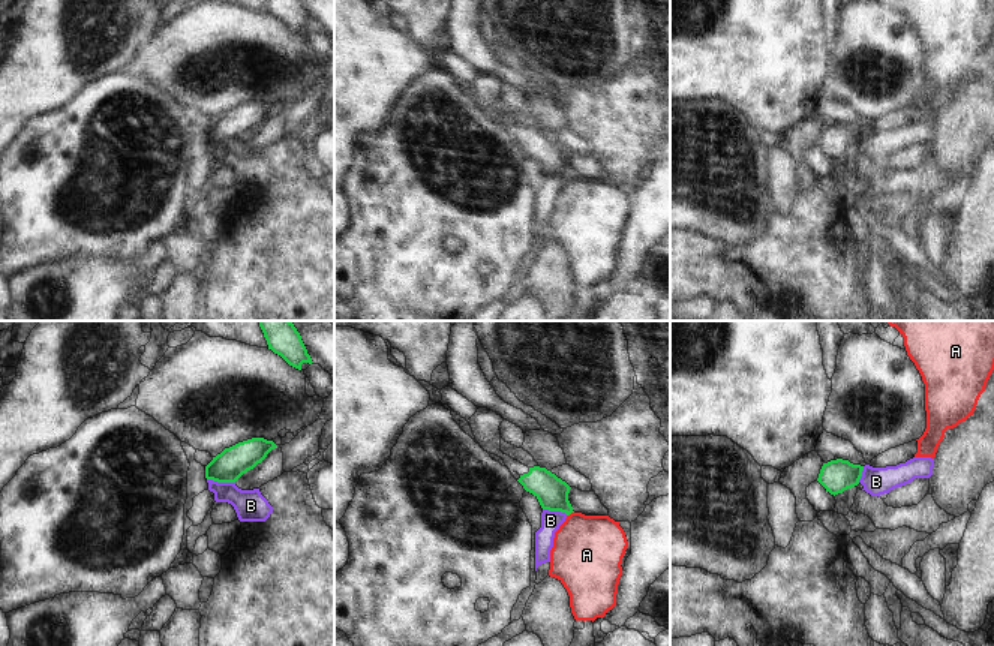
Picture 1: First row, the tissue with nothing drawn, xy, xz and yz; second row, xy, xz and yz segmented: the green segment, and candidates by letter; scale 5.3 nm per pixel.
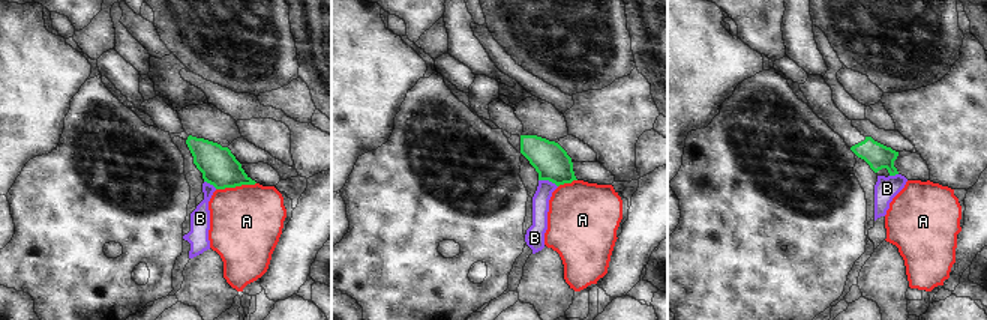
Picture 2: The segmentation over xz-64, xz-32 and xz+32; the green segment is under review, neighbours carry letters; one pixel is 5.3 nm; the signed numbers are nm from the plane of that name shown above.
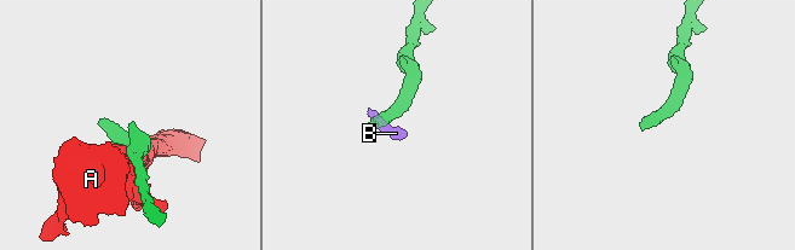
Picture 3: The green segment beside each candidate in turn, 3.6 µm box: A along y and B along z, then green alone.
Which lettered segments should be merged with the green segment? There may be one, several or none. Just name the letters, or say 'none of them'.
none of them

